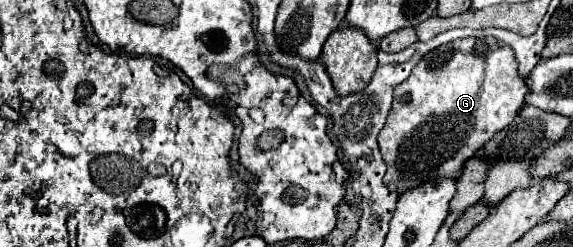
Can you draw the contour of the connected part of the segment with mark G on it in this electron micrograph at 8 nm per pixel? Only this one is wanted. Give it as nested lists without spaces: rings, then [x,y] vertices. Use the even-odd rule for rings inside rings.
[[[467,37],[467,39],[457,39],[457,41],[451,41],[447,45],[441,45],[429,53],[425,53],[421,57],[421,63],[417,63],[417,67],[413,67],[411,75],[407,81],[403,81],[401,85],[395,87],[395,101],[393,101],[393,107],[387,115],[387,123],[385,127],[381,129],[379,133],[379,149],[383,153],[383,159],[387,163],[387,173],[385,173],[385,179],[383,183],[391,189],[391,191],[397,191],[399,195],[405,193],[407,189],[413,189],[433,177],[459,177],[463,167],[465,167],[465,161],[469,157],[473,157],[497,131],[505,129],[509,123],[513,123],[513,119],[519,115],[523,103],[525,103],[525,95],[529,93],[529,87],[527,83],[521,79],[521,75],[517,75],[517,59],[513,55],[513,49],[509,45],[499,45],[497,39],[493,37],[483,37],[483,39],[477,39],[477,37]]]

